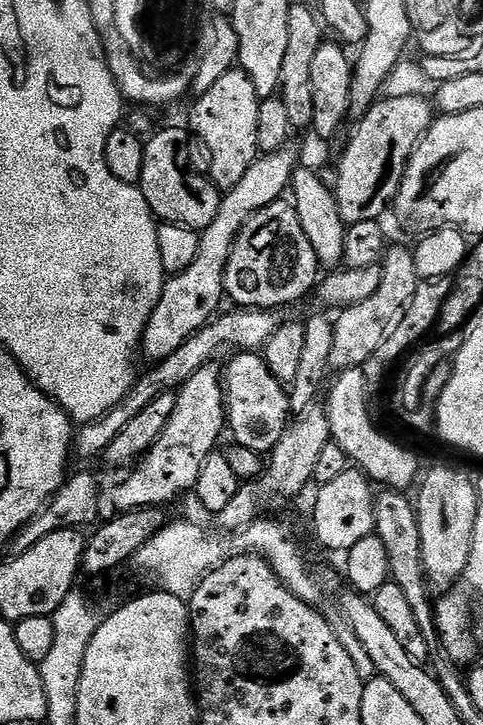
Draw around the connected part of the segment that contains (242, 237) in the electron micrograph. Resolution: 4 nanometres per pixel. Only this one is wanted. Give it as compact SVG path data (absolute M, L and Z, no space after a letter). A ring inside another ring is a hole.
M278 199L255 212L242 226L226 262L224 290L233 305L280 310L283 304L292 304L315 289L318 283L316 268L314 246L310 246L310 238L306 238L302 222L298 222L295 207Z

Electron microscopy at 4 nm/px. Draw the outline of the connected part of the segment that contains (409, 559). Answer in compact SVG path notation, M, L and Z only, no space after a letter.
M384 490L375 497L374 518L376 526L374 535L380 539L382 546L386 548L388 559L388 575L391 583L402 590L406 596L406 602L410 604L410 610L414 612L414 622L418 624L418 630L422 632L422 638L429 646L437 643L436 634L436 612L432 598L428 598L429 581L424 574L424 563L422 562L422 546L418 534L418 522L416 521L416 510L411 499L408 500L403 491Z

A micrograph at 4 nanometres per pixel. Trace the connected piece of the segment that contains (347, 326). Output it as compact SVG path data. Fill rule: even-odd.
M392 248L385 251L382 261L382 278L378 282L378 290L366 298L366 302L358 302L354 306L343 309L340 317L334 320L334 347L330 350L329 369L343 370L359 368L372 357L374 350L382 346L382 342L394 330L398 330L398 322L406 318L406 310L410 306L410 298L414 298L414 290L420 285L420 275L414 270L413 249Z

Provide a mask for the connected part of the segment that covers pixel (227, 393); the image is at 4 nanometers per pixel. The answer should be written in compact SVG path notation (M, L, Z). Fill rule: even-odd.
M251 351L233 357L228 369L225 367L222 372L227 431L230 436L232 432L231 439L246 450L254 450L261 454L271 453L290 423L285 385L268 369L263 355Z

